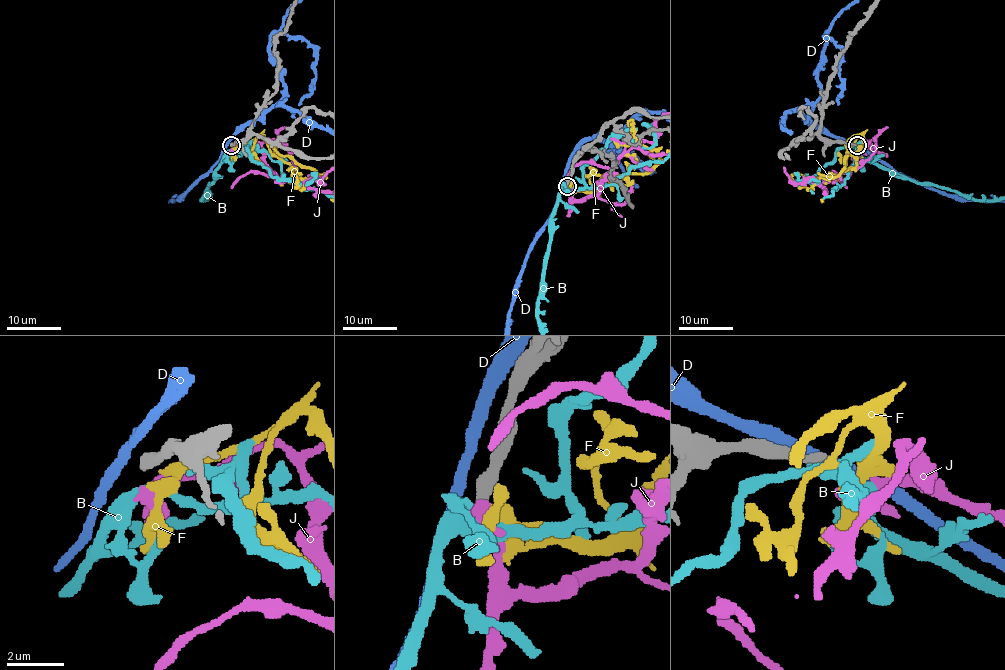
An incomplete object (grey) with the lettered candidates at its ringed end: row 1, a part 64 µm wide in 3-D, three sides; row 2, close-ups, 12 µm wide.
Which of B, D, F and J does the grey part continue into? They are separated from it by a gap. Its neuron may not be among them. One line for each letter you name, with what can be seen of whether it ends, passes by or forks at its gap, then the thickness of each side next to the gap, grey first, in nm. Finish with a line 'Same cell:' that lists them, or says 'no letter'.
Same cell: no letter

